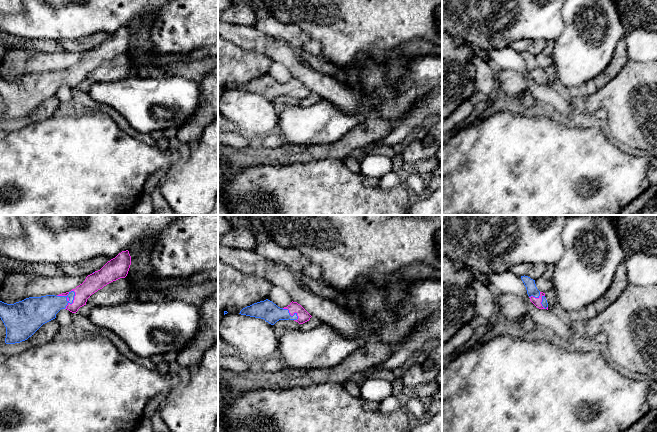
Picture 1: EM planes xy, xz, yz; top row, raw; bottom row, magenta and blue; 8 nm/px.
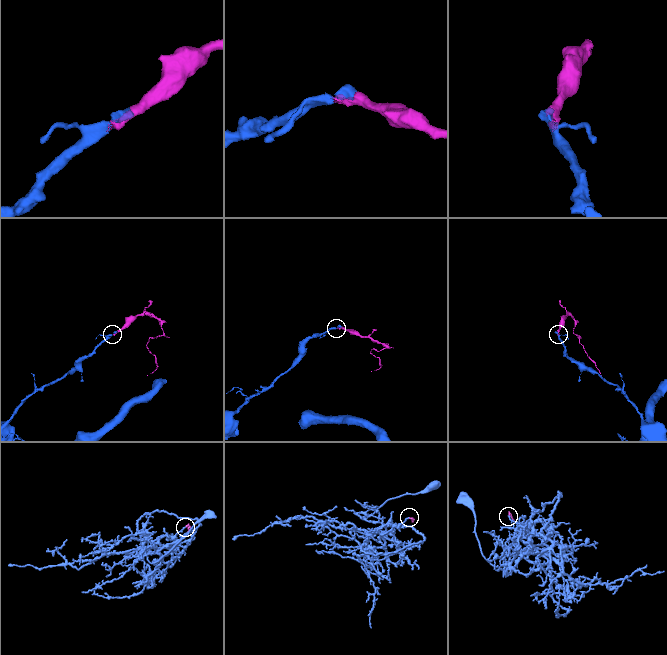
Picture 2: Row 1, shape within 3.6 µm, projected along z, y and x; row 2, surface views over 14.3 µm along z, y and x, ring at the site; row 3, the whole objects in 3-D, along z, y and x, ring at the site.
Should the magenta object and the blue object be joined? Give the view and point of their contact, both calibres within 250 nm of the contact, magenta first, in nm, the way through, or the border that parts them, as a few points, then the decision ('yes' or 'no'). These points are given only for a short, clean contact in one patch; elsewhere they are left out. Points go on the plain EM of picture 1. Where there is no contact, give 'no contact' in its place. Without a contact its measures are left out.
meets magenta in xy at (65, 71); 140 nm thick on the magenta side, 220 nm on the other; yes

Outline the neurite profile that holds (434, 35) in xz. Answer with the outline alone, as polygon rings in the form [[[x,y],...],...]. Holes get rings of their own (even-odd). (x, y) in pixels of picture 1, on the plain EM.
[[[252,0],[254,8],[266,12],[269,16],[284,24],[299,26],[310,39],[317,40],[322,45],[322,58],[339,66],[359,65],[359,55],[364,52],[376,62],[385,62],[389,55],[396,48],[401,47],[406,42],[414,39],[424,39],[442,46],[442,33],[437,27],[435,20],[435,10],[442,4],[442,0]]]

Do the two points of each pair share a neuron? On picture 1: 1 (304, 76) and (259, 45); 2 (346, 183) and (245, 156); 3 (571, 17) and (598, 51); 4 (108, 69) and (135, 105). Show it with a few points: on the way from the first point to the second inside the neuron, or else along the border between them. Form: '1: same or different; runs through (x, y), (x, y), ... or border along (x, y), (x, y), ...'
1: same; runs through (294, 64), (281, 51), (271, 47)
2: different; border along (300, 162), (253, 165)
3: same; runs through (580, 25), (581, 31), (589, 39), (589, 42)
4: different; border along (135, 73), (120, 79), (97, 81), (93, 84)

